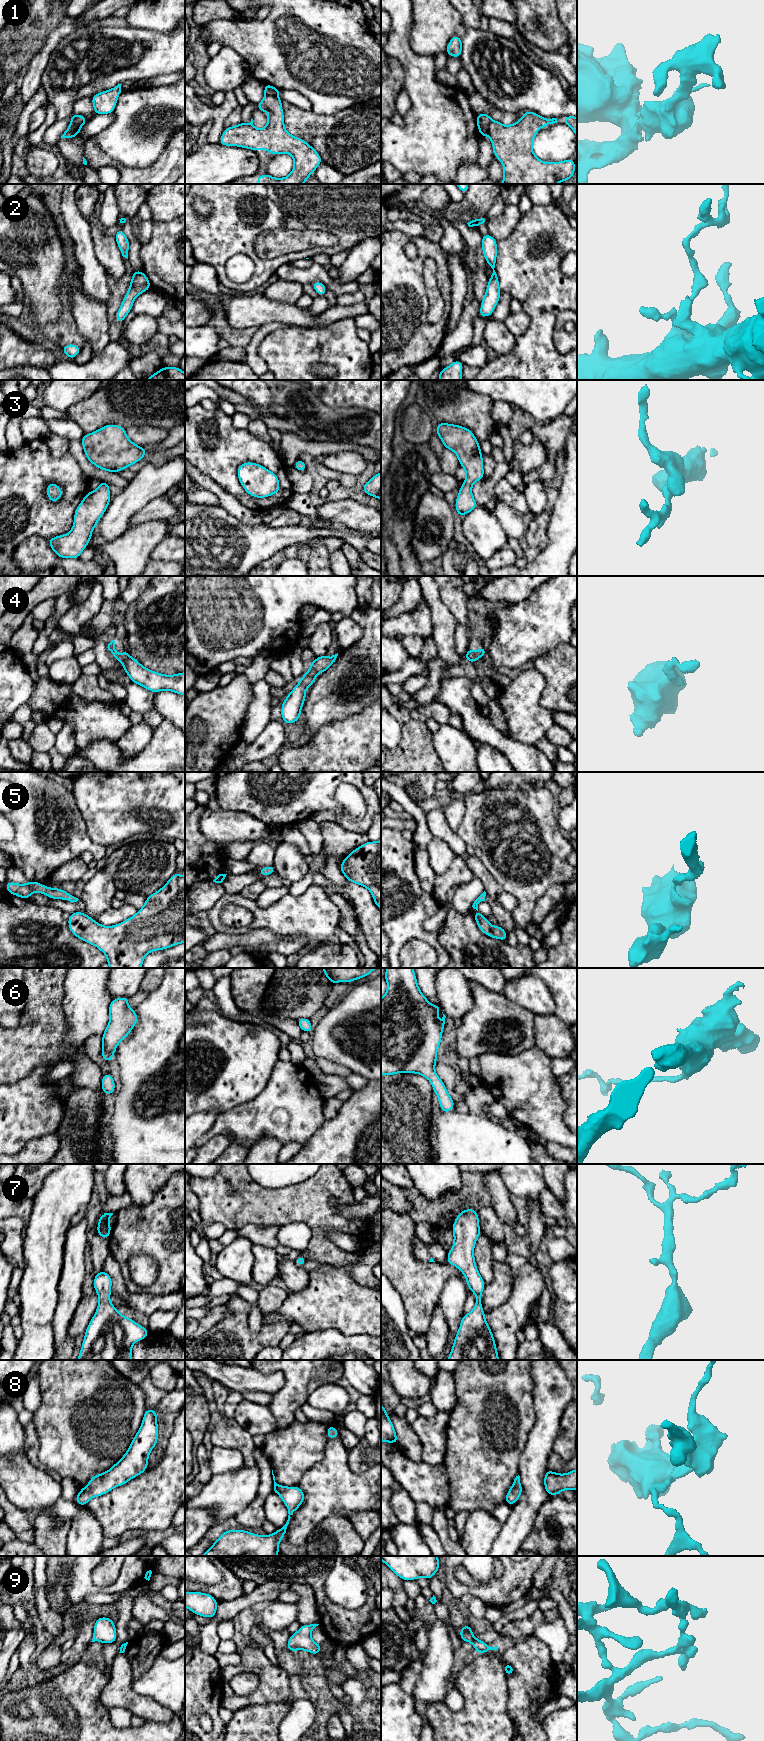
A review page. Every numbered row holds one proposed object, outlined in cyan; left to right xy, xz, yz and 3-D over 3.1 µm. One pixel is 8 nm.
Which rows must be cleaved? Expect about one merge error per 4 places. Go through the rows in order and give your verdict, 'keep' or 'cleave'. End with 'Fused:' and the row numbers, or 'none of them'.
1: cleave
2: keep
3: keep
4: keep
5: keep
6: keep
7: keep
8: keep
9: keep
Fused: 1

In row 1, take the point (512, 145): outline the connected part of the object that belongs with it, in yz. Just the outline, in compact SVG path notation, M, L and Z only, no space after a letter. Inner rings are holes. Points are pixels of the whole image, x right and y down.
M526 111L518 122L509 126L500 121L491 121L488 134L491 139L494 157L503 164L502 184L557 184L573 178L575 173L575 159L559 162L543 162L532 150L533 139L539 128L557 123L557 118L546 119L539 114Z

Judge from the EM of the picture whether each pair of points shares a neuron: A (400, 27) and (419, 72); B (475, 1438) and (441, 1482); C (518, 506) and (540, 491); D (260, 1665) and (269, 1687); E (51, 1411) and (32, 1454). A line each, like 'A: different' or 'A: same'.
A: same
B: different
C: different
D: same
E: different

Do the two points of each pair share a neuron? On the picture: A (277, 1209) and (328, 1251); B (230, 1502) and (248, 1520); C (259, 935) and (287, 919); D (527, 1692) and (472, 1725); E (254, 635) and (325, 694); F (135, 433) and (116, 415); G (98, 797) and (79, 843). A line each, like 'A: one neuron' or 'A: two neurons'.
A: one neuron
B: two neurons
C: two neurons
D: two neurons
E: two neurons
F: two neurons
G: two neurons

